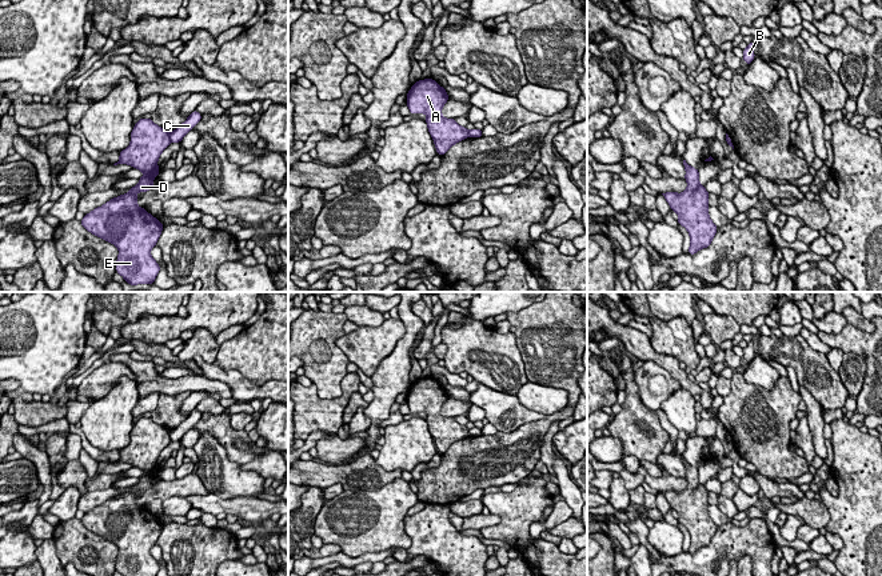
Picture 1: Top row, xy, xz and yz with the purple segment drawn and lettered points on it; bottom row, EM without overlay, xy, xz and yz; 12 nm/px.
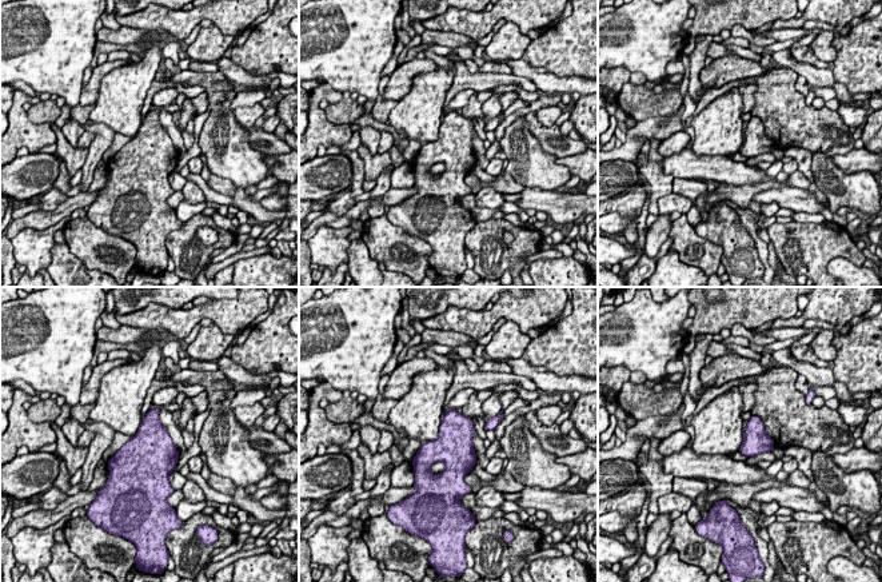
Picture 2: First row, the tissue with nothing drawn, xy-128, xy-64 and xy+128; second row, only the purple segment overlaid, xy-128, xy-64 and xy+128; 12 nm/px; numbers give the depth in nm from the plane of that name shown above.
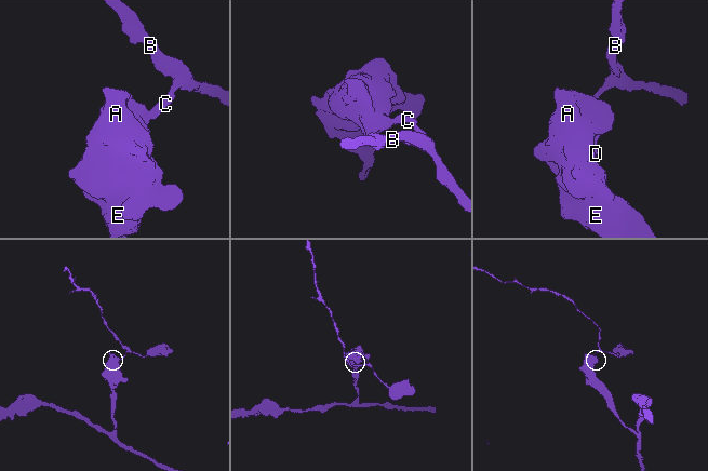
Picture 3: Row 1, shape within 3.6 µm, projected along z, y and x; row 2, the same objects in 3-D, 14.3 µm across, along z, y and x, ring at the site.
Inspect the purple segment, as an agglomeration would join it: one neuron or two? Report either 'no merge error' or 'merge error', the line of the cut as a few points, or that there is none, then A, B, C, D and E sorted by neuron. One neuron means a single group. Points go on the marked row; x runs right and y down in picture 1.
merge error; cut xy (168, 134), (171, 140); groups A D E / B C

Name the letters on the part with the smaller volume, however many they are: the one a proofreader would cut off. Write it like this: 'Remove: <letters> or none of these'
Remove: B, C

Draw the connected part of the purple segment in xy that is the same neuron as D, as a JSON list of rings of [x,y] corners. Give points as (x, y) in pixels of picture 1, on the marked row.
[[[140,119],[131,132],[129,145],[120,151],[117,164],[128,164],[144,175],[129,192],[113,197],[104,205],[84,215],[81,225],[95,236],[112,243],[119,249],[116,272],[131,284],[153,284],[160,267],[151,256],[163,224],[137,205],[137,192],[153,187],[159,175],[157,160],[169,145],[169,133],[151,119]]]

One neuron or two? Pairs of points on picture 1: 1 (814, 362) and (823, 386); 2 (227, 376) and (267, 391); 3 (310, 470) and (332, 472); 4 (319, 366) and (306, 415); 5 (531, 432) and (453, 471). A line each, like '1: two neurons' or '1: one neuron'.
1: one neuron
2: one neuron
3: one neuron
4: two neurons
5: one neuron

